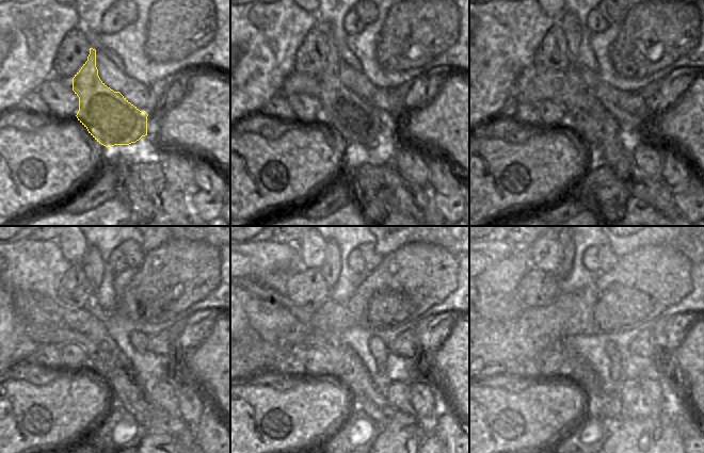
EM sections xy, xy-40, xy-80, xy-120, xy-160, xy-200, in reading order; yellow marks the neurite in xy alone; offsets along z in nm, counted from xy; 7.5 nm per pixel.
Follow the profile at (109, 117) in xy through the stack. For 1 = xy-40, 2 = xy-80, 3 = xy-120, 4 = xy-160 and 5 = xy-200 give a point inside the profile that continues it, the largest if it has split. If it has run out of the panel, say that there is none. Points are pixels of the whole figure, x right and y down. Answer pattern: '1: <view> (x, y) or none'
1: xy-40 (353, 119)
2: xy-80 (587, 117)
3: xy-120 (92, 263)
4: xy-160 (330, 270)
5: xy-200 (568, 247)

